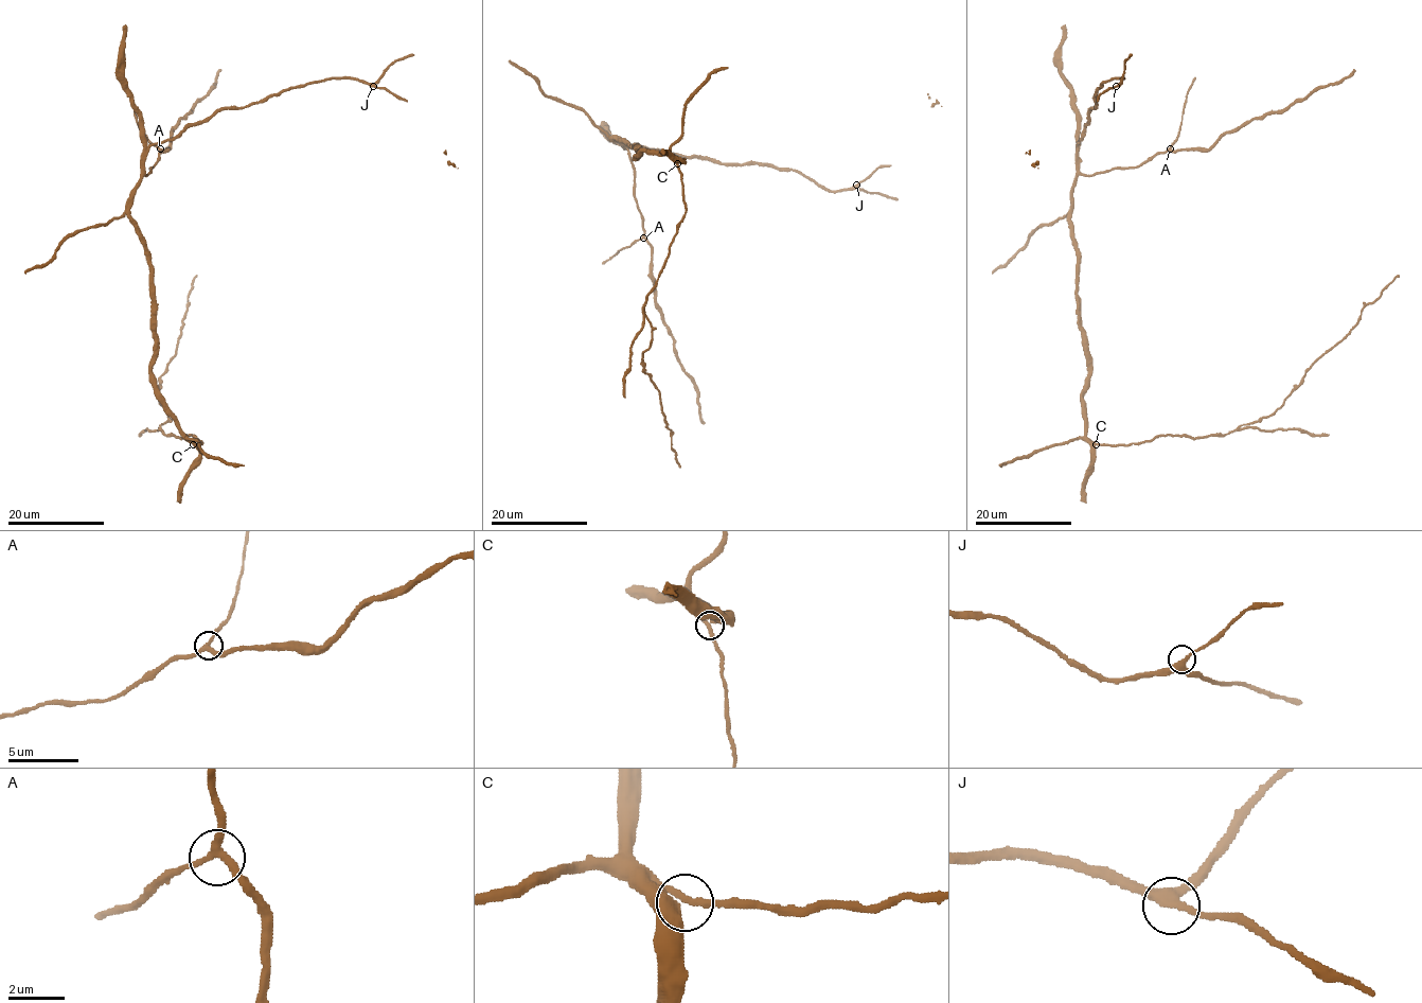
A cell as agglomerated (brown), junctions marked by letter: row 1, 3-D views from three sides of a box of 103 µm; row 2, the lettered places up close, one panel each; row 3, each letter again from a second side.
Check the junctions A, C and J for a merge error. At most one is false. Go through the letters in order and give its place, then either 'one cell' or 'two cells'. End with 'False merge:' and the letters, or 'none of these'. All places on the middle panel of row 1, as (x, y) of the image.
A: (643, 238) | one cell
C: (677, 163) | one cell
J: (856, 185) | one cell
False merge: none of these

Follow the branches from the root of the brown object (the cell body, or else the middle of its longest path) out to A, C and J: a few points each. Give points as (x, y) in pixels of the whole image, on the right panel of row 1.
A: (1078, 296), (1078, 251), (1070, 220), (1071, 188), (1078, 176), (1138, 166), (1170, 148)
C: (1078, 296), (1079, 328), (1088, 361), (1088, 384), (1083, 394), (1084, 435), (1096, 444)
J: (1078, 296), (1070, 220), (1076, 151), (1097, 104), (1096, 92), (1108, 80), (1123, 78), (1116, 86)

